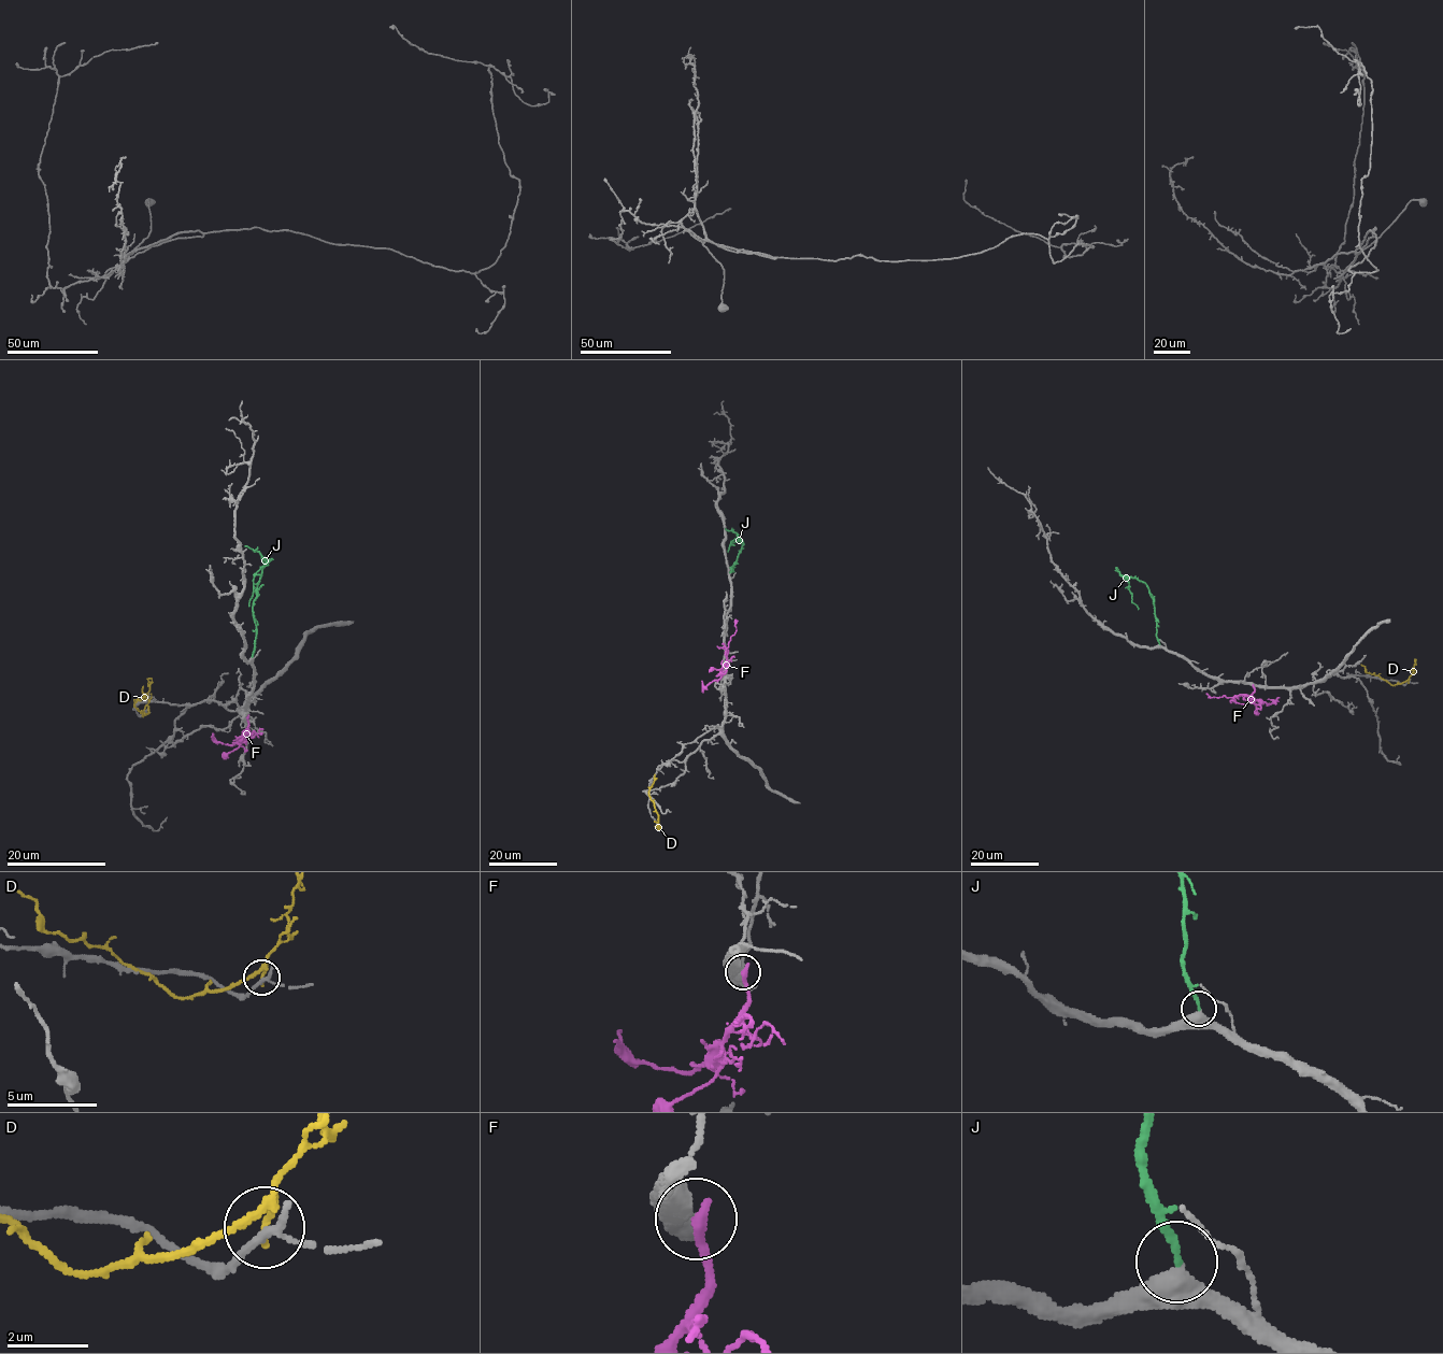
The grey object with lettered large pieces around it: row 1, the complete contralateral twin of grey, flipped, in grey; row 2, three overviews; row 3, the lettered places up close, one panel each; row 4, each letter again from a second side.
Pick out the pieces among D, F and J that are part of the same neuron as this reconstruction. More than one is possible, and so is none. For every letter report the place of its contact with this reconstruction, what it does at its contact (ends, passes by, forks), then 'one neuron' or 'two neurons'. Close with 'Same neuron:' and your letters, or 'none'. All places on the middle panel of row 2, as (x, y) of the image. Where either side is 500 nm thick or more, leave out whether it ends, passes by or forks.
D: contact (655, 821); it ends; two neurons
F: contact (726, 666); two neurons
J: contact (729, 572); it ends; one neuron
Same neuron: J

